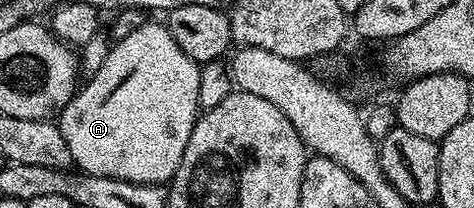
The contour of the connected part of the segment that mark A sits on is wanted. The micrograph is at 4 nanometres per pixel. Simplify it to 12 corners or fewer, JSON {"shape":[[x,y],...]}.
{"shape":[[147,20],[56,121],[81,173],[169,183],[200,66]]}

